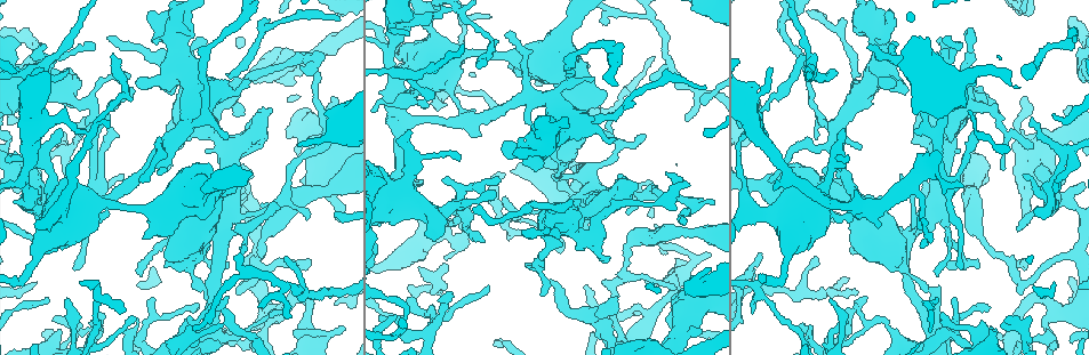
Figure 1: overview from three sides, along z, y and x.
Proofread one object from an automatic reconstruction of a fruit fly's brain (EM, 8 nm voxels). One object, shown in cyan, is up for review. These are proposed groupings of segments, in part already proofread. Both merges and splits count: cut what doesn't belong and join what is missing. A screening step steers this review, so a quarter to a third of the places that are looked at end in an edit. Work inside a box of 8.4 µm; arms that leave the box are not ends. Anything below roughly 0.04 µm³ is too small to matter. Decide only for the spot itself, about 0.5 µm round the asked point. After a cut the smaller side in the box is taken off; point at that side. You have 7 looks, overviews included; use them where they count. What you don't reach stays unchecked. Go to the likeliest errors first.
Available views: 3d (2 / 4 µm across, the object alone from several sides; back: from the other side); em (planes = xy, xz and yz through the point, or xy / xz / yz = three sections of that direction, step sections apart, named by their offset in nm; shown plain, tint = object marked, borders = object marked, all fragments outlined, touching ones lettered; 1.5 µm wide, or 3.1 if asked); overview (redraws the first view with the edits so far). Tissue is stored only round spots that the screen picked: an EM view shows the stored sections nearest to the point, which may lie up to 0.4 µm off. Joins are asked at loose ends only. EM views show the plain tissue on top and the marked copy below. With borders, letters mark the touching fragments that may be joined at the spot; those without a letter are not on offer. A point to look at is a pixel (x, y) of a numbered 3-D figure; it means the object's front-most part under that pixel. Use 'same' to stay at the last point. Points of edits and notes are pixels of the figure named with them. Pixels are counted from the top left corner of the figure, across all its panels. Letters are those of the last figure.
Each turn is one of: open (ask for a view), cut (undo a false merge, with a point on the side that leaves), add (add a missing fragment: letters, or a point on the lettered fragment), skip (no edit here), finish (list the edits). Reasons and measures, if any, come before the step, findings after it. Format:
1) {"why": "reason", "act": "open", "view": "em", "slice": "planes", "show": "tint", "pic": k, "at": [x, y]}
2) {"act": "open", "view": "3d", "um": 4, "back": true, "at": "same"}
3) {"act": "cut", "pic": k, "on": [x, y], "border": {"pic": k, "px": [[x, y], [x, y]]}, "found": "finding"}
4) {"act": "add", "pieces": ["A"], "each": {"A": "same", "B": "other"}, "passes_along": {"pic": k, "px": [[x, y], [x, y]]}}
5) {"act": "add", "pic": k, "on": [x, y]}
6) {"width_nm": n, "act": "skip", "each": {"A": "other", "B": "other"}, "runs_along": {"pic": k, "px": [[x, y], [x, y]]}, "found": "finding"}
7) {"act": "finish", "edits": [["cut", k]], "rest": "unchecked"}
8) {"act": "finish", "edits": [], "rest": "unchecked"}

{"why": "an open end", "act": "open", "view": "3d", "um": 4, "pic": 1, "at": [635, 185]}

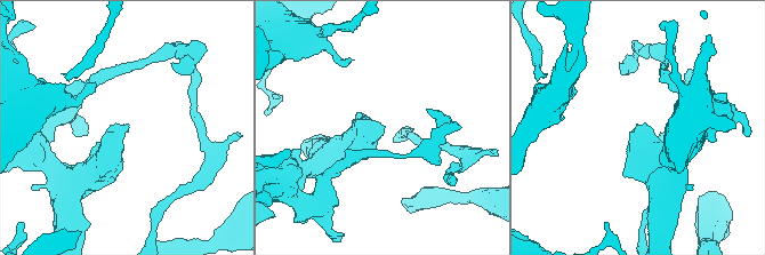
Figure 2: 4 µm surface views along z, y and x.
{"act": "open", "view": "em", "slice": "xy", "step": 8, "show": "borders", "pic": 2, "at": [128, 126]}

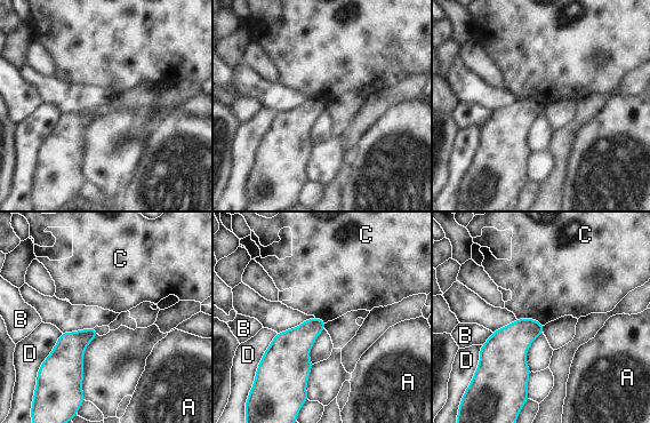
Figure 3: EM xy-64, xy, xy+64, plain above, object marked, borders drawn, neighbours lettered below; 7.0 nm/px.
{"longest_contact_nm": ["D", 300], "act": "skip", "each": {"A": "other", "B": "other", "C": "other", "D": "other"}, "border": {"pic": 3, "px": [[516, 318], [535, 319], [544, 325]]}, "found": "none of them fits"}

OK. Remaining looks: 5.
{"why": "branch stops here", "act": "open", "view": "em", "slice": "planes", "show": "borders", "pic": 1, "at": [768, 68]}

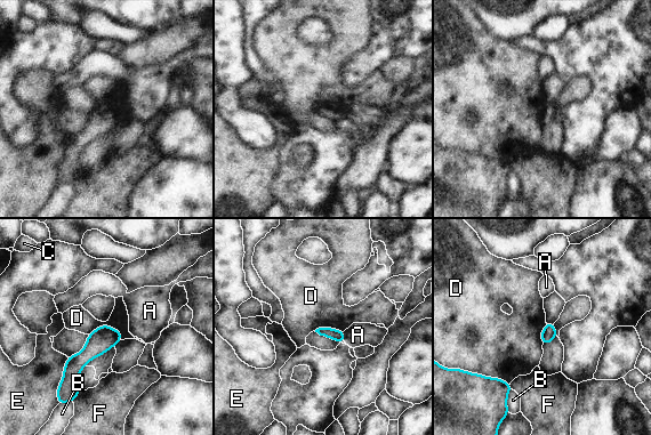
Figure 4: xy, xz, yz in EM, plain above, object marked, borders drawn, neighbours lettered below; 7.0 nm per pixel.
{"act": "skip", "each": {"A": "other", "B": "other", "C": "other", "D": "other", "E": "other", "F": "other"}, "border": {"pic": 4, "px": [[88, 333], [109, 324], [122, 338]]}, "found": "no lettered fragment goes on from it"}

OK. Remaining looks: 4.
{"why": "tapers out", "act": "open", "view": "em", "slice": "xy", "step": 8, "show": "borders", "pic": 1, "at": [459, 159]}

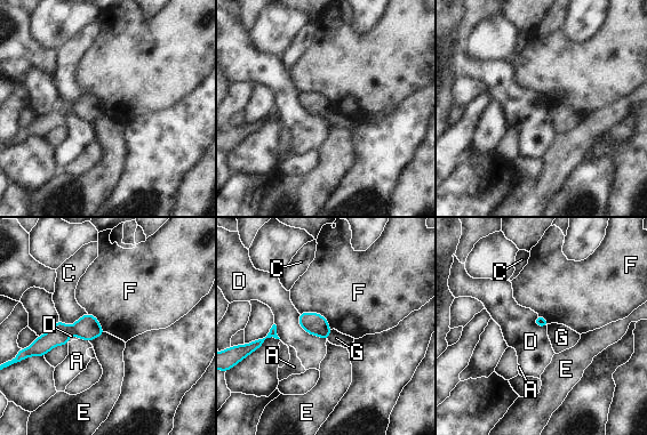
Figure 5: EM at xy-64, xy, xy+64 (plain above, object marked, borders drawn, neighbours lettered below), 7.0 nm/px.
{"act": "skip", "each": {"A": "other", "C": "other", "D": "other", "E": "other", "F": "other", "G": "other"}, "border": {"pic": 5, "px": [[297, 313], [309, 333], [326, 340]]}, "found": "none of them fits"}

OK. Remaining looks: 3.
{"act": "finish", "edits": [], "rest": "unchecked"}

